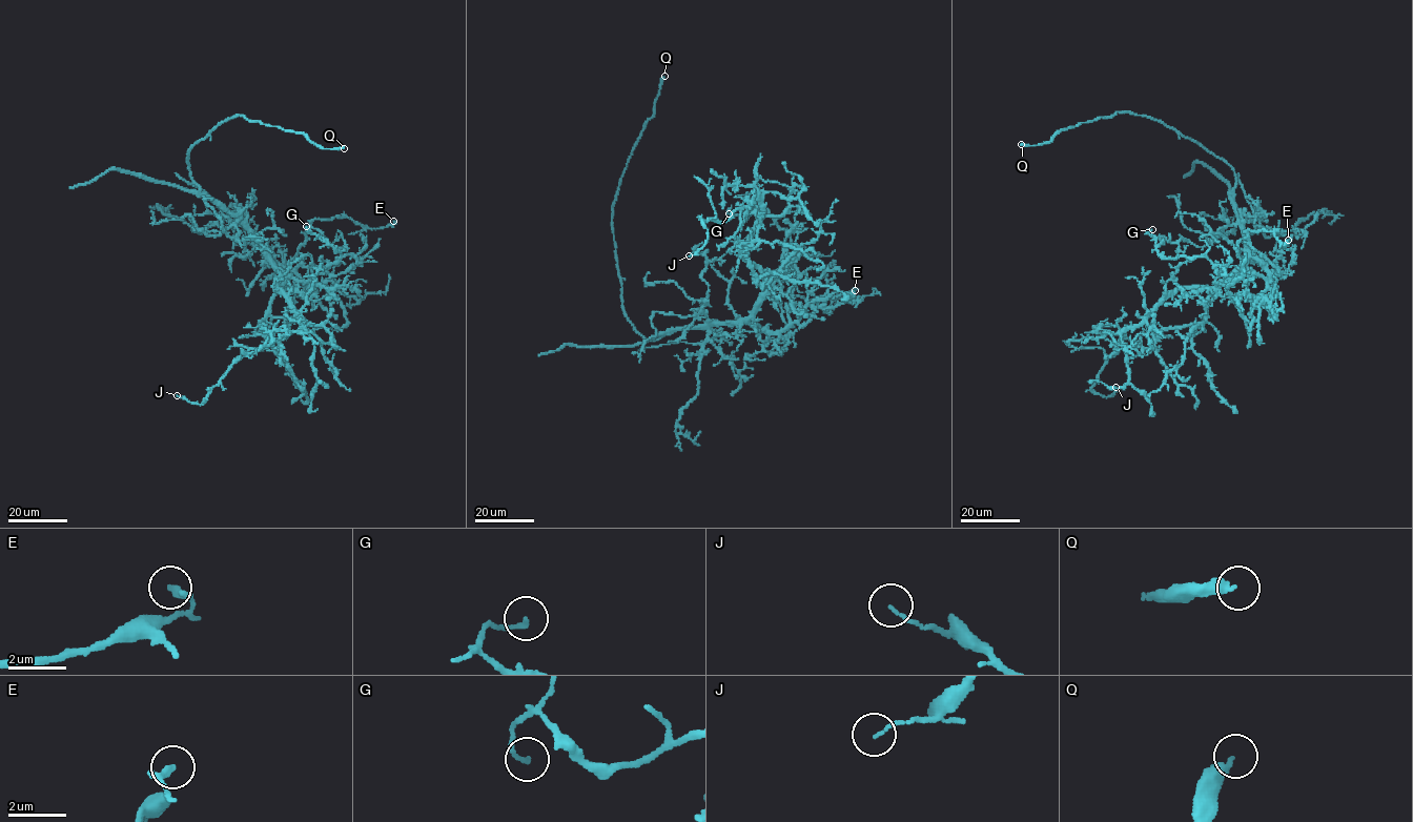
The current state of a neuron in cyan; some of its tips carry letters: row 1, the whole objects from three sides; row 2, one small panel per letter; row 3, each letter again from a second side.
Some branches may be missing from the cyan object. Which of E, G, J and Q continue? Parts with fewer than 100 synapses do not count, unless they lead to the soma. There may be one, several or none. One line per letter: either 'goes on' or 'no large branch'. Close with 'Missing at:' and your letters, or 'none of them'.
E: no large branch
G: no large branch
J: no large branch
Q: goes on
Missing at: Q

